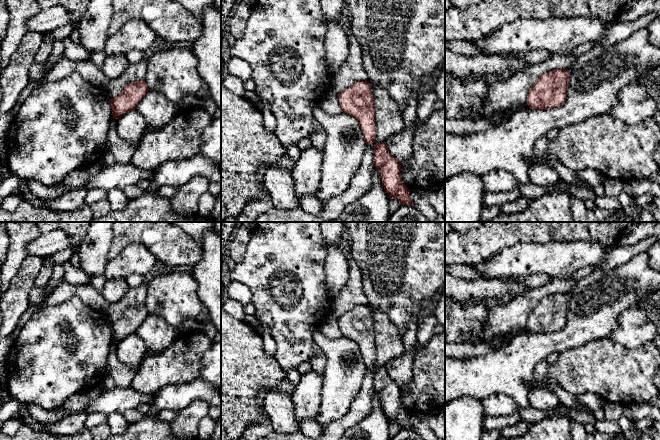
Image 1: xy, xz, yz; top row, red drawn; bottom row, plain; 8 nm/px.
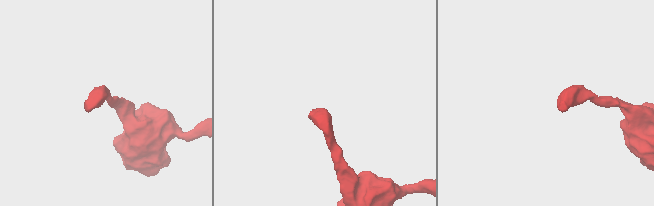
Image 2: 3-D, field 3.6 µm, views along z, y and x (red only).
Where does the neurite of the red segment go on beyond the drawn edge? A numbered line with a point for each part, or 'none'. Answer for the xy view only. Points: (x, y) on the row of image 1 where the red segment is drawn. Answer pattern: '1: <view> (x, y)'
none

